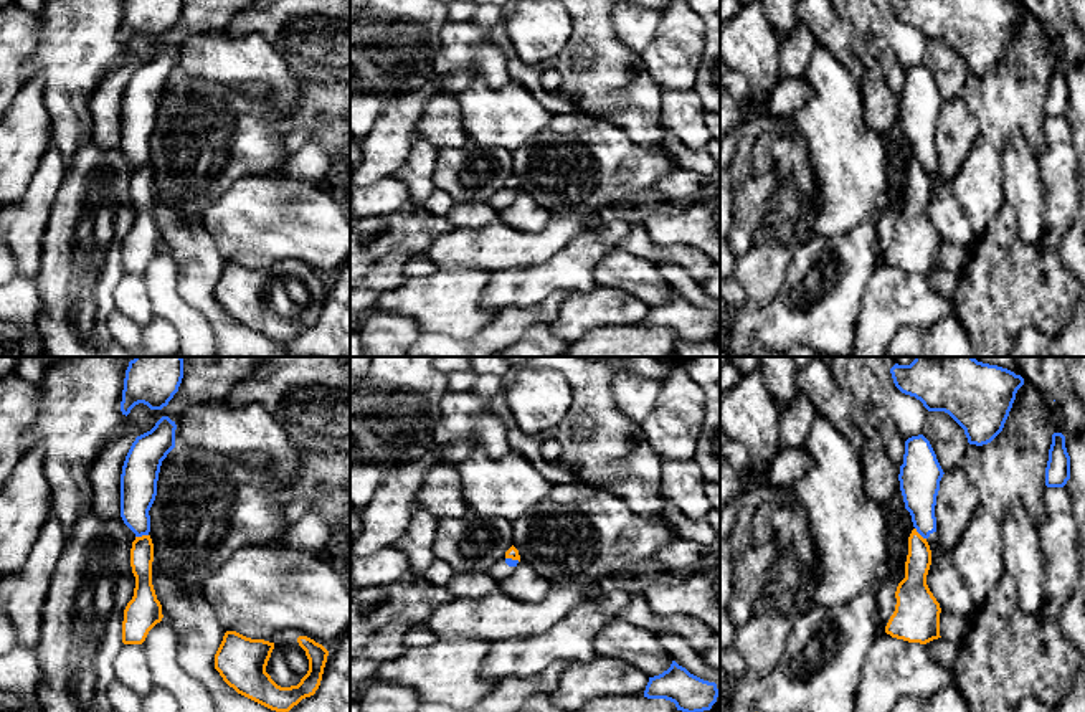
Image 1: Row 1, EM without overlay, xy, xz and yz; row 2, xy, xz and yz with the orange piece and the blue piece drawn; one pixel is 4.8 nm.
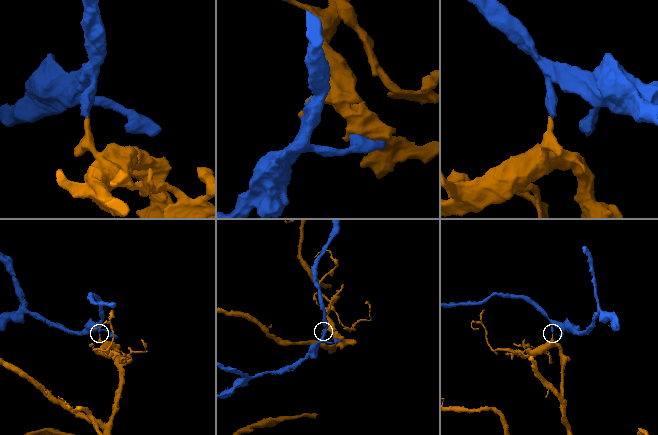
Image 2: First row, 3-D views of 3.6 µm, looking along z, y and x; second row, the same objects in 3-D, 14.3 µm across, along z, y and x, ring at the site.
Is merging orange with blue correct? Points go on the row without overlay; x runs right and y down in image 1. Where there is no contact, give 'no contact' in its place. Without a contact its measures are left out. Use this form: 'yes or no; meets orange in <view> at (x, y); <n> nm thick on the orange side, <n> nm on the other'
no; meets orange in xy at (142, 166); 110 nm thick on the orange side, 180 nm on the other

